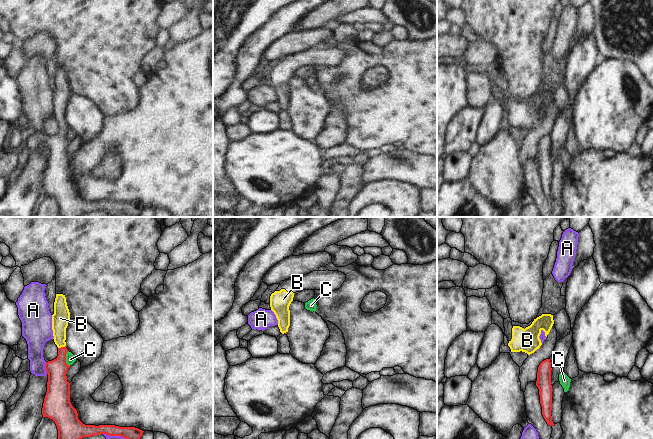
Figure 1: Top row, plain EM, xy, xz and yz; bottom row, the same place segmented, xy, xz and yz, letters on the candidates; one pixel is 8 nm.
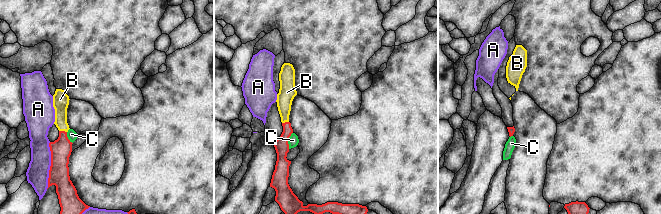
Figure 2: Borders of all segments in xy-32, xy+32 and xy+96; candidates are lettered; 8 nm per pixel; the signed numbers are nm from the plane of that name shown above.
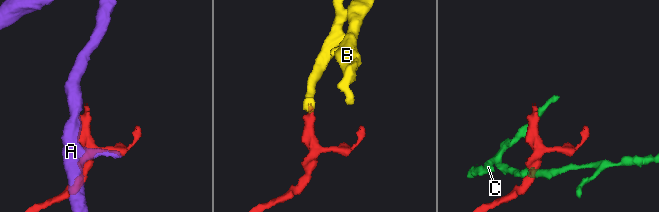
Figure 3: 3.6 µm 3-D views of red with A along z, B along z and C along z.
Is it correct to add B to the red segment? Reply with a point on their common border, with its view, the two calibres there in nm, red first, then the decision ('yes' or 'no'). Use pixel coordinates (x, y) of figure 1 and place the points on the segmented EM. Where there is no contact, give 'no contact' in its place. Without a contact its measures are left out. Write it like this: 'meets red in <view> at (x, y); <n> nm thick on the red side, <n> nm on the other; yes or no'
meets red in xy at (61, 347); 160 nm thick on the red side, 140 nm on the other; yes

